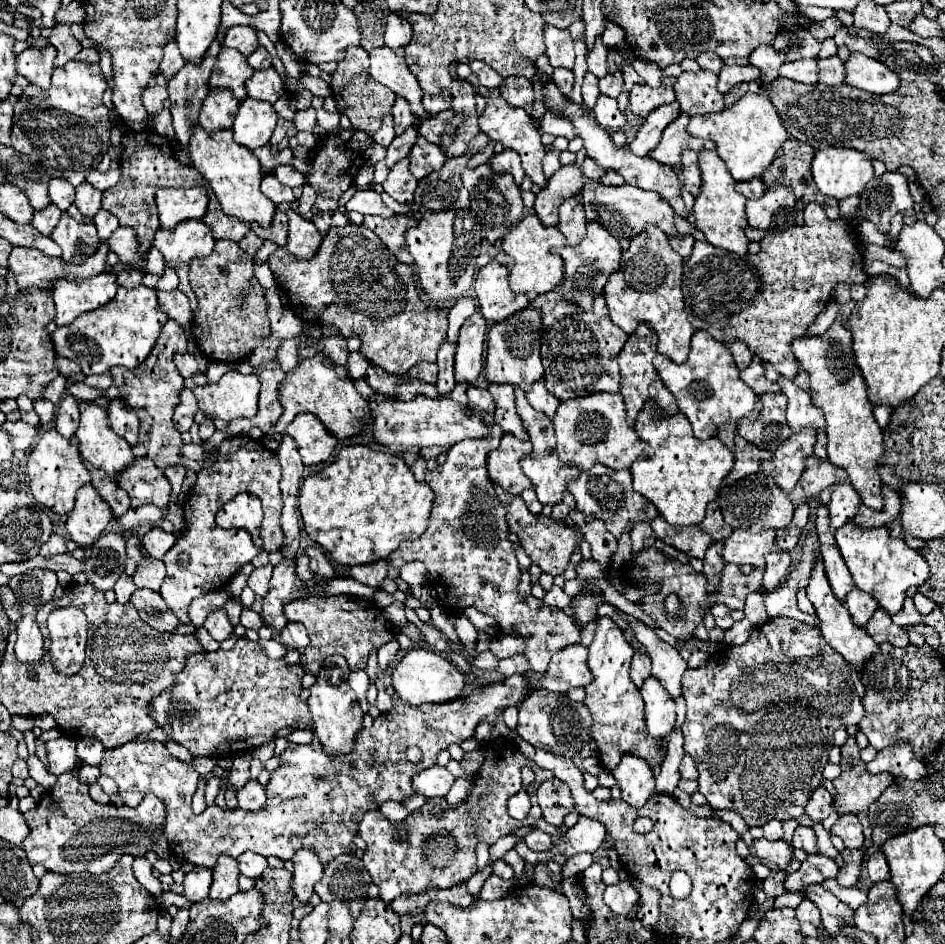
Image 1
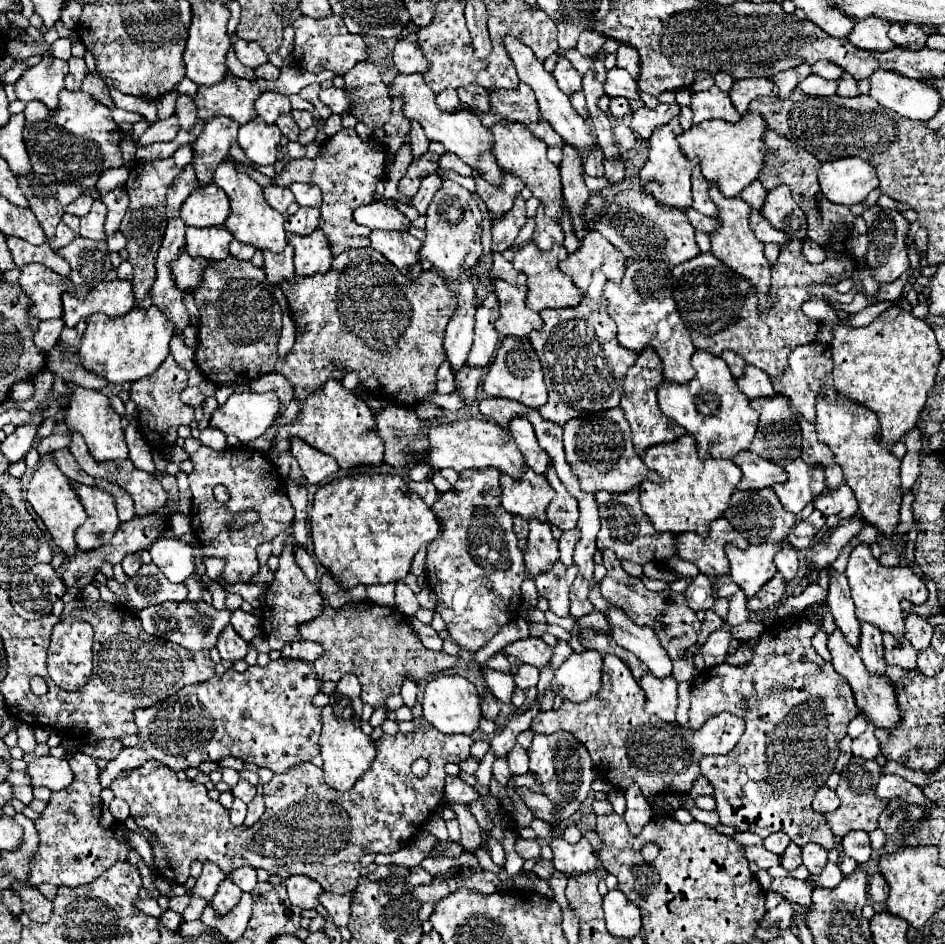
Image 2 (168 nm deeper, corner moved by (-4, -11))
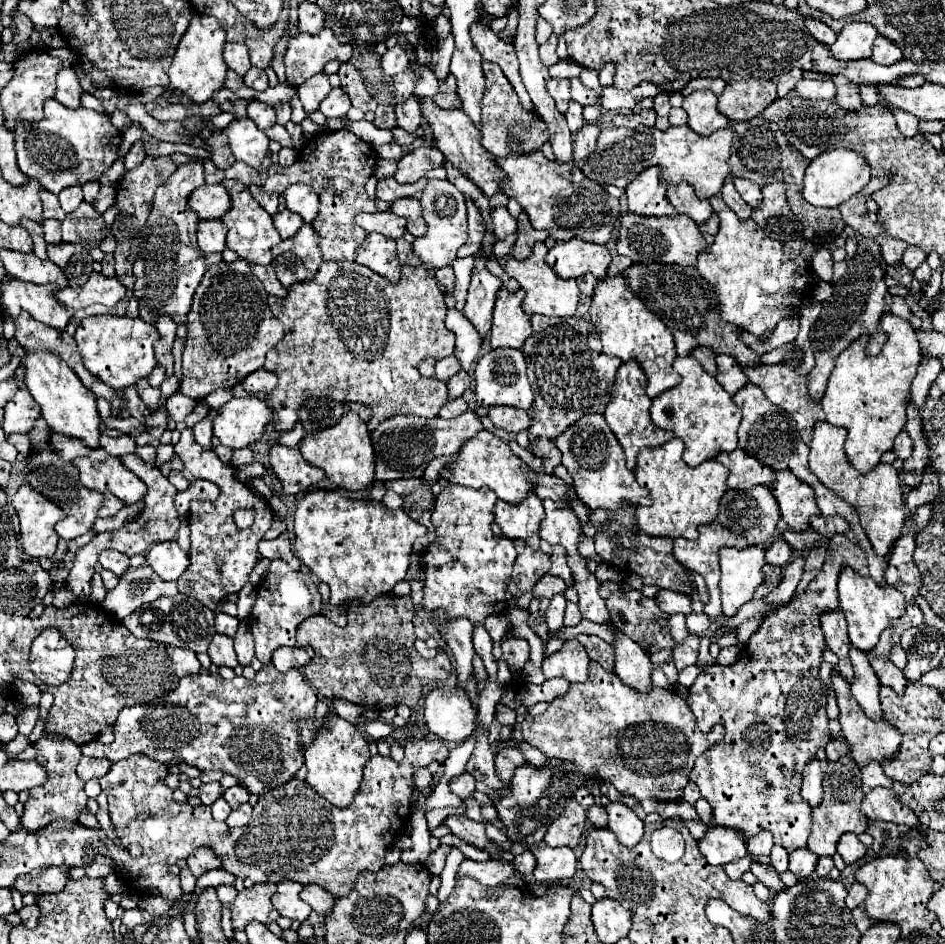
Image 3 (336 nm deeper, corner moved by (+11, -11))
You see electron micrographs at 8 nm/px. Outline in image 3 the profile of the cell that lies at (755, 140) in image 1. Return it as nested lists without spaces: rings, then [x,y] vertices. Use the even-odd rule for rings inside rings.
[[[639,125],[637,129],[621,127],[621,129],[605,129],[599,139],[595,151],[589,155],[581,171],[585,177],[601,183],[601,185],[615,185],[625,189],[637,173],[641,173],[647,167],[657,165],[661,169],[661,181],[667,185],[675,183],[689,183],[695,189],[695,195],[699,199],[715,197],[729,173],[729,147],[733,139],[733,129],[719,129],[711,133],[709,137],[693,133],[687,125],[685,127],[669,127],[667,131],[659,129],[647,129]]]

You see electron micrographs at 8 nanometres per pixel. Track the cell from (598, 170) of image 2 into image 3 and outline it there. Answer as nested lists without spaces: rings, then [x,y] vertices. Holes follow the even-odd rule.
[[[583,125],[581,131],[575,135],[575,155],[573,155],[573,161],[577,167],[581,167],[581,161],[585,161],[585,157],[589,157],[589,153],[593,153],[595,149],[595,141],[601,133],[601,127],[599,125]]]

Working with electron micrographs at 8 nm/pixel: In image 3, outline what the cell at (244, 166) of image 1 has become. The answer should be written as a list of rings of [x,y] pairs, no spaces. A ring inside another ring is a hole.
[[[223,181],[223,185],[229,189],[231,203],[233,203],[231,211],[227,211],[223,215],[223,223],[227,227],[227,247],[249,263],[269,265],[271,263],[271,247],[281,243],[281,237],[271,221],[271,215],[267,215],[257,205],[257,201],[251,197],[247,185],[241,185],[239,181]]]

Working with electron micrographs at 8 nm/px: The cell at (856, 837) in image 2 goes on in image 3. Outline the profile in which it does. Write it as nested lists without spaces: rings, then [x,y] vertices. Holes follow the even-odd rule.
[[[847,833],[847,835],[843,835],[843,837],[841,837],[841,841],[837,843],[837,851],[841,853],[843,861],[845,861],[847,865],[851,865],[851,863],[859,861],[859,859],[865,855],[867,847],[857,839],[857,835]]]

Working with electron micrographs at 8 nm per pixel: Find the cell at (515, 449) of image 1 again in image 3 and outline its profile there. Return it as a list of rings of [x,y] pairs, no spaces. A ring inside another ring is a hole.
[[[535,493],[521,505],[505,505],[503,501],[497,501],[495,507],[495,521],[501,527],[503,537],[523,539],[533,549],[539,549],[539,525],[543,519],[543,503]]]

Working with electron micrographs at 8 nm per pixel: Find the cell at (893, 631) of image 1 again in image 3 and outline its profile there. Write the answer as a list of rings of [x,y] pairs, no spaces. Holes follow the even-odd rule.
[[[869,657],[869,661],[871,661],[871,667],[873,667],[875,675],[879,677],[881,685],[891,687],[897,695],[901,695],[901,693],[905,691],[907,681],[905,681],[903,671],[901,671],[899,667],[895,667],[889,659],[885,659],[885,661],[877,661],[877,657]]]

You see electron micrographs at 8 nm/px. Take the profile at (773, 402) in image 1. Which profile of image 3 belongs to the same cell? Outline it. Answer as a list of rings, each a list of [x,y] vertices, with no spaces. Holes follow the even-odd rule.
[[[747,383],[737,395],[733,395],[733,401],[743,411],[743,419],[741,419],[741,427],[739,427],[739,447],[775,471],[787,469],[789,457],[793,455],[793,449],[797,447],[797,441],[799,441],[795,421],[789,417],[789,413],[785,413],[785,409],[773,405],[761,393],[761,389],[757,389],[757,385],[753,385],[753,383]]]

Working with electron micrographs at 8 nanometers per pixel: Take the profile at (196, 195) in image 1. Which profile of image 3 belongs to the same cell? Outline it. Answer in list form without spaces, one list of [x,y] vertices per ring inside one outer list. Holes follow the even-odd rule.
[[[201,185],[189,197],[189,207],[201,217],[223,217],[231,209],[231,197],[223,185]]]

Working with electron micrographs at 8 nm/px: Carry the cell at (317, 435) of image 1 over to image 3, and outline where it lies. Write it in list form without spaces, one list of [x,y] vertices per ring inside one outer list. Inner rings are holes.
[[[279,443],[273,445],[269,451],[269,463],[287,495],[297,495],[325,477],[321,469],[309,465],[301,457],[301,451],[297,447],[287,447]]]

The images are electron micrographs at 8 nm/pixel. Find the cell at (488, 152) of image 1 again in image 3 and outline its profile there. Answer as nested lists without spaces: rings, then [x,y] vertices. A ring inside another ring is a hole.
[[[425,177],[419,179],[416,184],[399,185],[395,179],[381,179],[377,185],[377,199],[393,203],[399,197],[414,196],[416,193],[422,193],[423,187],[427,183]]]

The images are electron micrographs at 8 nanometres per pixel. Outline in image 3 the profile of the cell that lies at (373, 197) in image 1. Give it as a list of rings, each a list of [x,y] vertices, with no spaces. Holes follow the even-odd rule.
[[[391,211],[385,213],[359,213],[357,225],[361,225],[367,233],[381,233],[389,239],[401,239],[407,231],[407,219],[397,217]]]

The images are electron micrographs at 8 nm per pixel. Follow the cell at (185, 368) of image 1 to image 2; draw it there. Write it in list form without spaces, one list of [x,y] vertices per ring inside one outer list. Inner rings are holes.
[[[186,387],[186,389],[182,391],[180,399],[182,399],[184,403],[188,403],[188,405],[198,407],[198,405],[204,401],[204,395],[202,395],[202,391],[200,391],[198,387]]]

